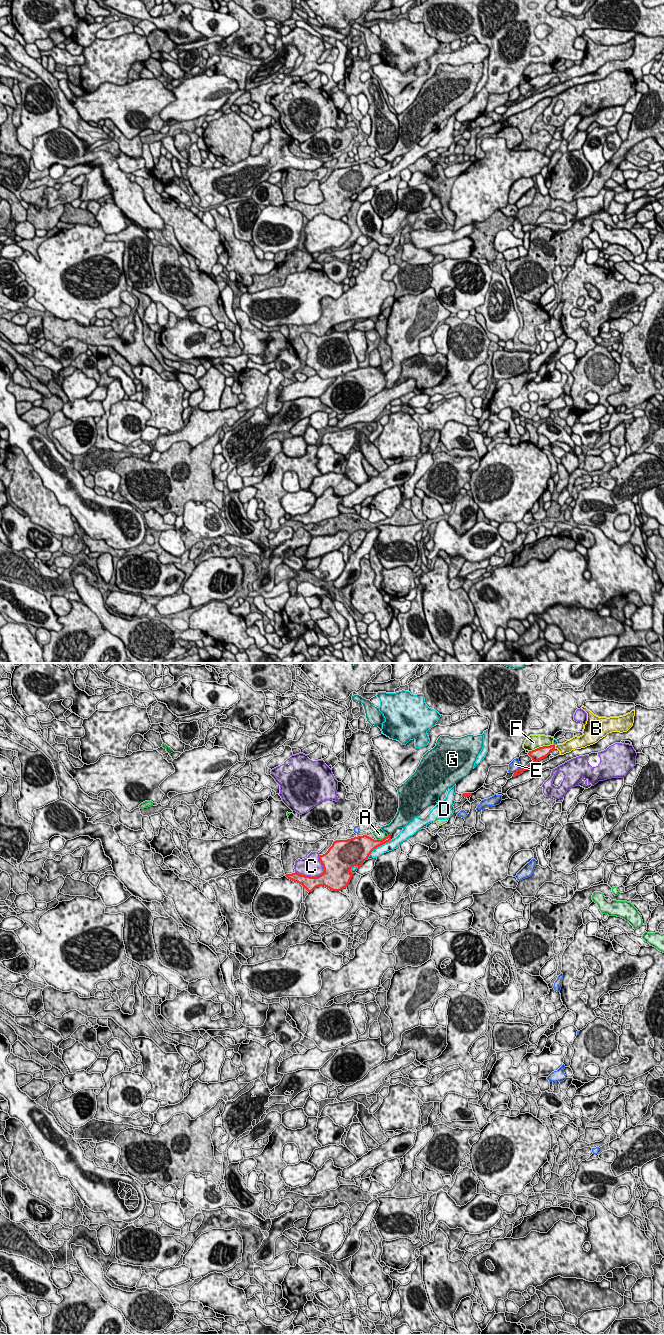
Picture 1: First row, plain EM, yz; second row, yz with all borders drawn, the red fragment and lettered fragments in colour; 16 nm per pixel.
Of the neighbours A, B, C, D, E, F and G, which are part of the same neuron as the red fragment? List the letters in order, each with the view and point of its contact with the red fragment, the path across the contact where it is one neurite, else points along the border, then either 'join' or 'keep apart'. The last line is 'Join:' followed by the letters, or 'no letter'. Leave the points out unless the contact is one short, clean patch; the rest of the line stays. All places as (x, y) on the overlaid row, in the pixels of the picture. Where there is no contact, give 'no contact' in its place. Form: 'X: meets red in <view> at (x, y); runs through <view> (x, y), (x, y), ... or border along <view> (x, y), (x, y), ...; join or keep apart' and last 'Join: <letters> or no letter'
A: meets red in yz at (382, 839); keep apart
B: meets red in yz at (554, 747); runs through yz (541, 752), (554, 747), (567, 747), (569, 745); join
C: meets red in yz at (317, 876); keep apart
D: meets red in yz at (377, 846); keep apart
E: meets red in yz at (517, 770); keep apart
F: meets red in yz at (540, 747); keep apart
G: meets red in yz at (389, 834); keep apart
Join: B

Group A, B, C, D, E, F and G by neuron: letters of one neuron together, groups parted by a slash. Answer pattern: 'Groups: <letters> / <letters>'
Groups: A / B / C / D / E / F / G

